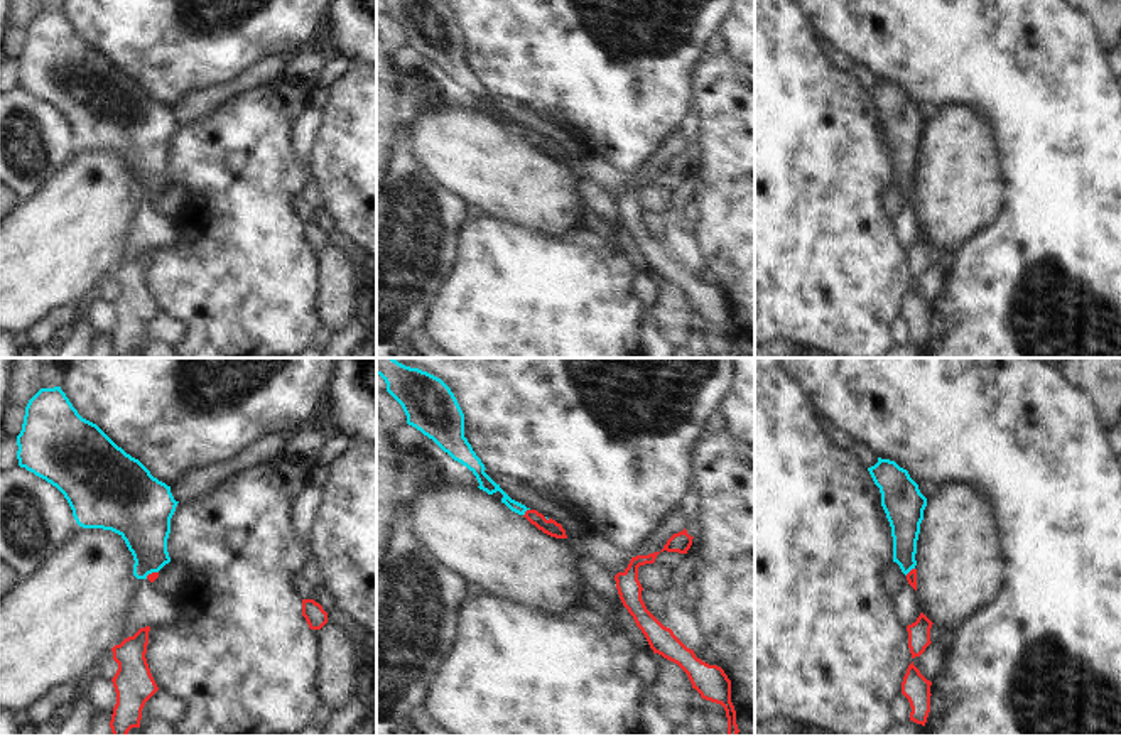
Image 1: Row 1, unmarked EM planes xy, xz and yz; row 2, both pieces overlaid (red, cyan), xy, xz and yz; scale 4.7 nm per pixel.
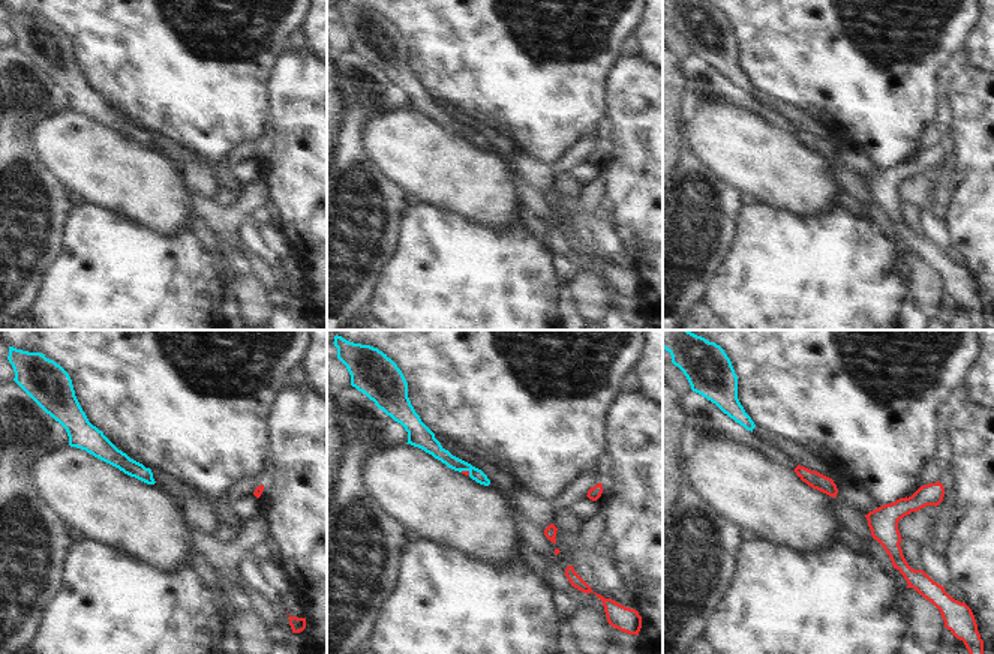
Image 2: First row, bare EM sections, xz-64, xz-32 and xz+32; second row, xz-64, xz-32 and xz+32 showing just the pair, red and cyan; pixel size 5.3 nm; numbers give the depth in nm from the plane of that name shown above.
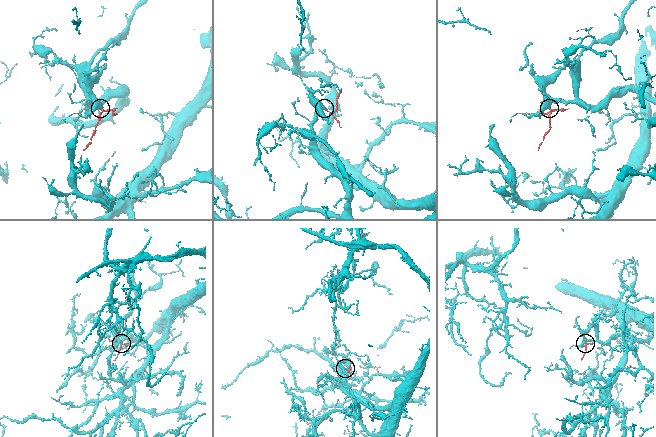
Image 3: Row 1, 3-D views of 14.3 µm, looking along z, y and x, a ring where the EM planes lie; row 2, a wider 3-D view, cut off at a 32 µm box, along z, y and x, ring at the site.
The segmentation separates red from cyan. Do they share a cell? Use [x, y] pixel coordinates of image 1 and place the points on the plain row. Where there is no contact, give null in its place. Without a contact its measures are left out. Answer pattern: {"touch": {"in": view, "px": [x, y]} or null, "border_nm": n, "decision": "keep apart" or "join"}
{"touch": {"in": "xz", "px": [525, 134]}, "border_nm": 50, "decision": "join"}

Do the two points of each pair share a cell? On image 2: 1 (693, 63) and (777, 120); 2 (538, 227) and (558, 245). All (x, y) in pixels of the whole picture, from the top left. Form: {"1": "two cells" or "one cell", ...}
{"1": "one cell", "2": "two cells"}

